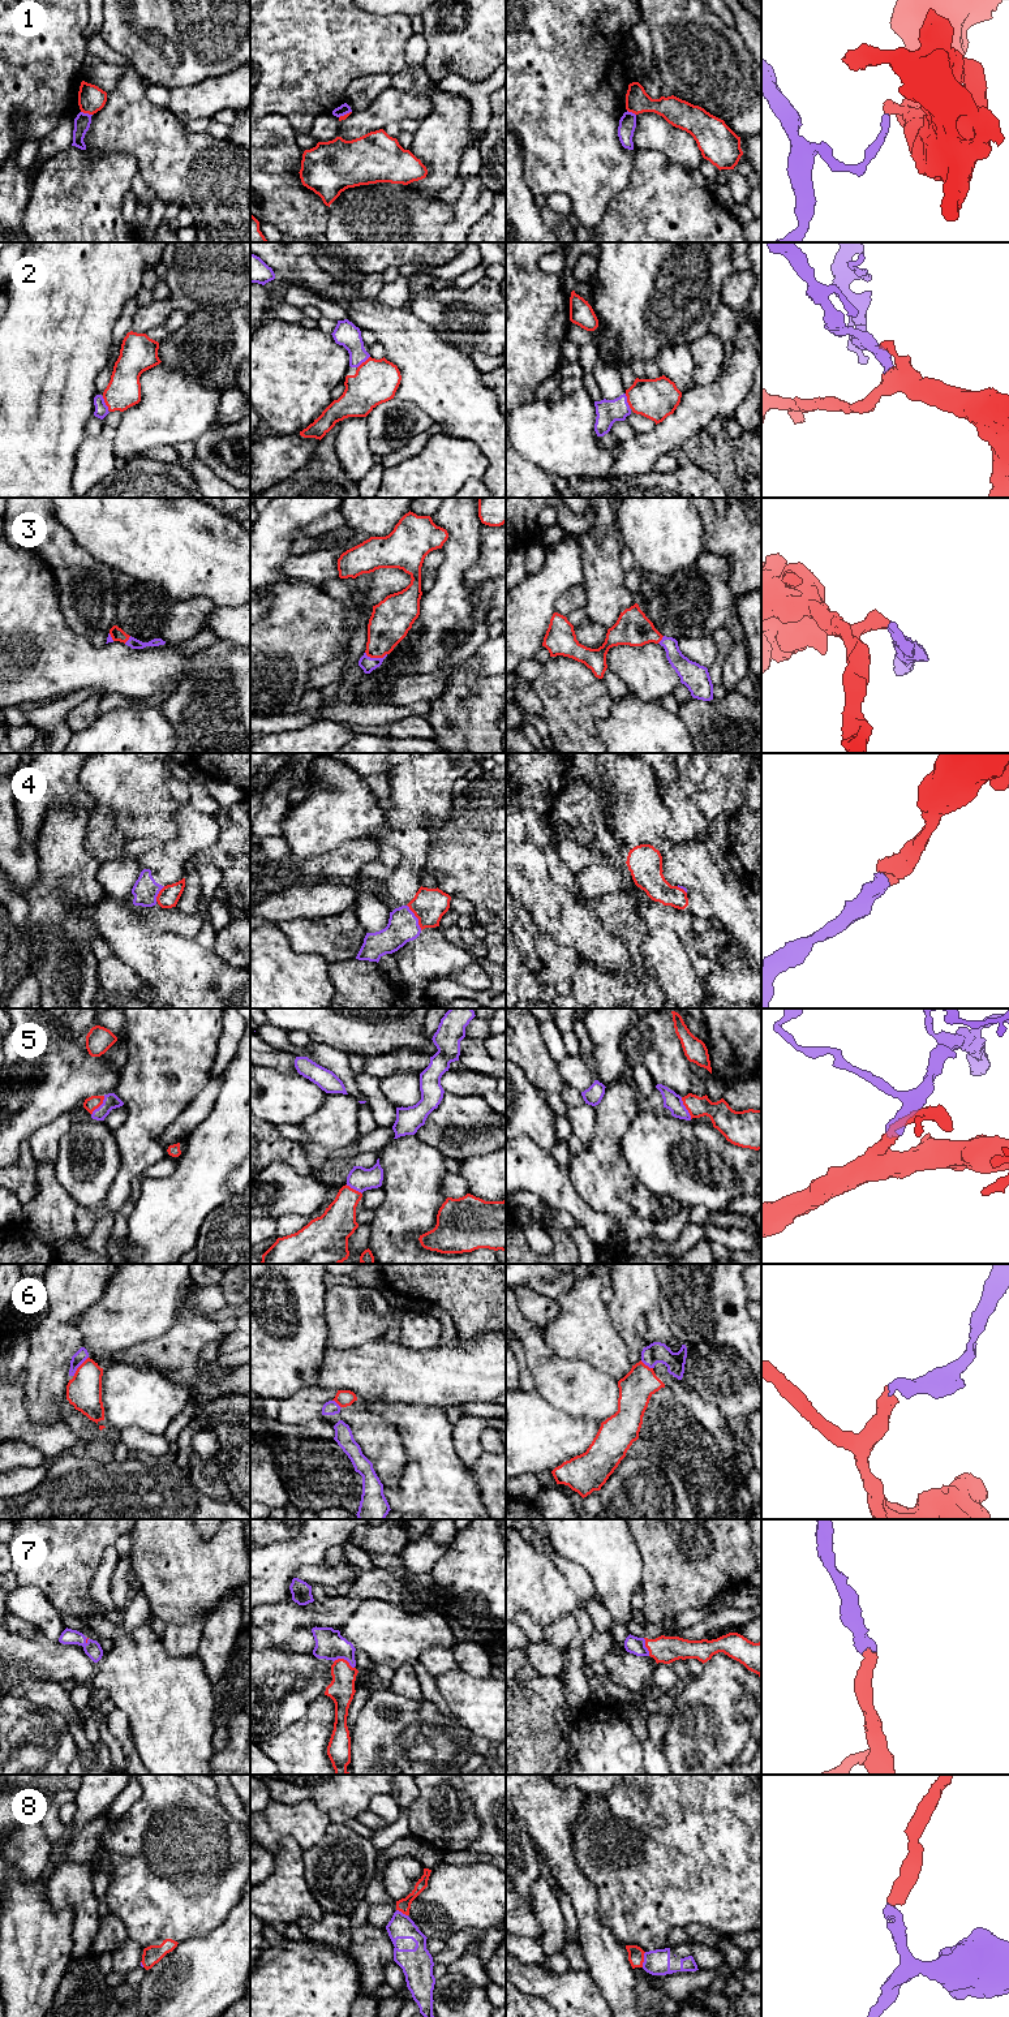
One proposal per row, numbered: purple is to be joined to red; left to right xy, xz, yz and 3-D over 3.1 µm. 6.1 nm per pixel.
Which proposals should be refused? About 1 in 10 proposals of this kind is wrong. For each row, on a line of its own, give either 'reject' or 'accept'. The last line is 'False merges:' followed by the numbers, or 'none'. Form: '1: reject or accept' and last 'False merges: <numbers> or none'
1: reject
2: accept
3: accept
4: accept
5: accept
6: accept
7: accept
8: accept
False merges: 1

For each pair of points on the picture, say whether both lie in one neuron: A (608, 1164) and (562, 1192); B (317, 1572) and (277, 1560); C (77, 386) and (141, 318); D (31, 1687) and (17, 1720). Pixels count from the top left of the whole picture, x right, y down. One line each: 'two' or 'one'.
A: two
B: two
C: two
D: two

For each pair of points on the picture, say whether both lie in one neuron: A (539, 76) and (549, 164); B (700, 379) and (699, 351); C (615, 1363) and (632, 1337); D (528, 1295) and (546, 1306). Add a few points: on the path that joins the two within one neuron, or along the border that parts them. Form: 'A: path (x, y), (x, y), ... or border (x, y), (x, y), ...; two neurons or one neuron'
A: path (549, 98), (549, 142); one neuron
B: path (701, 373), (701, 357); one neuron
C: border (609, 1319), (627, 1346), (632, 1364); two neurons
D: path (532, 1299), (539, 1306), (542, 1306); one neuron

